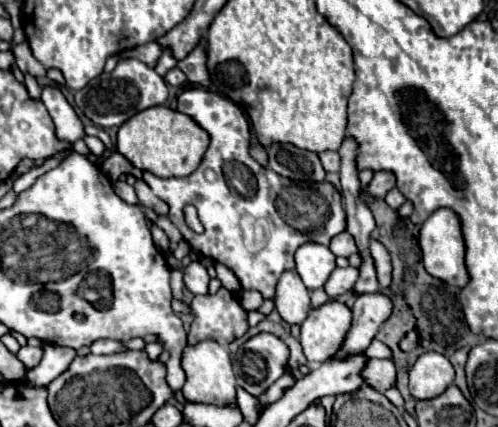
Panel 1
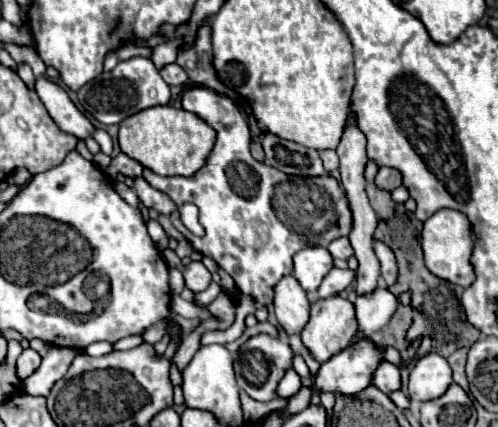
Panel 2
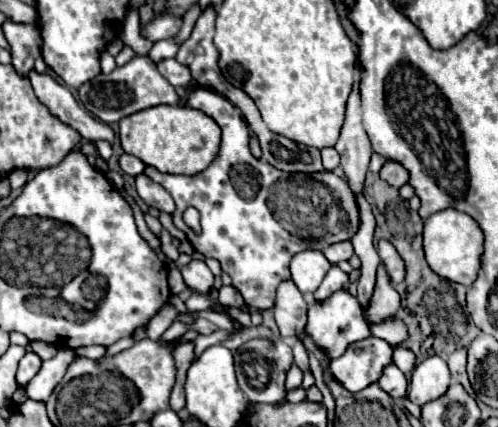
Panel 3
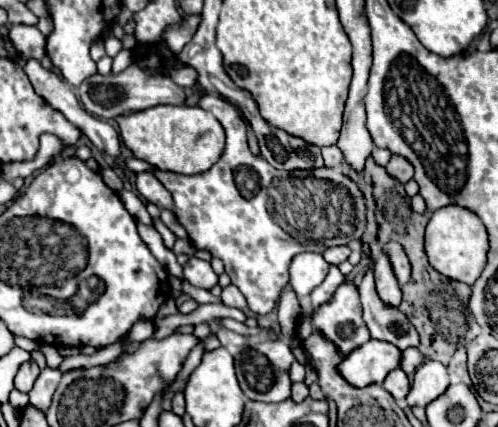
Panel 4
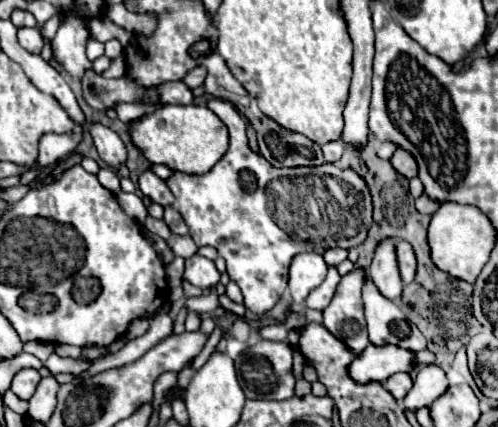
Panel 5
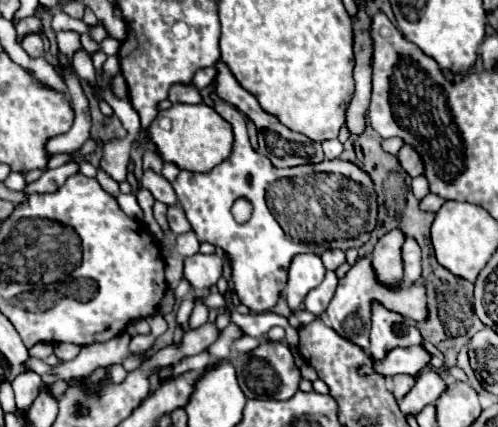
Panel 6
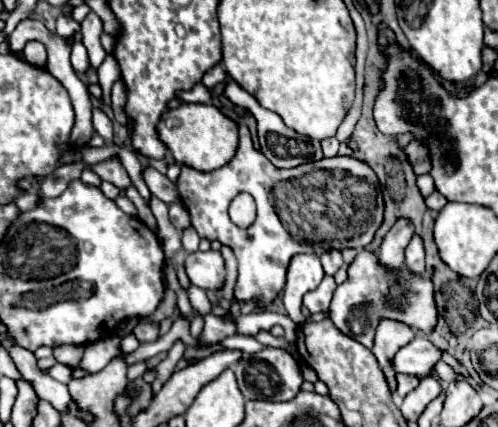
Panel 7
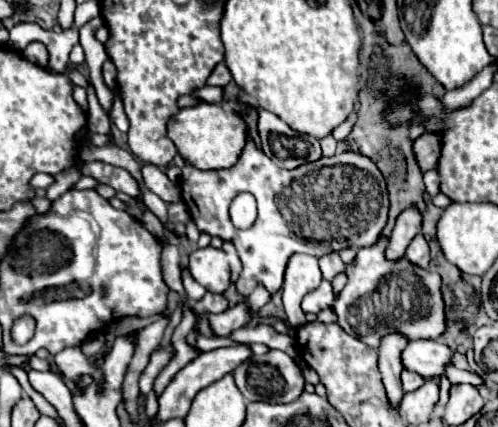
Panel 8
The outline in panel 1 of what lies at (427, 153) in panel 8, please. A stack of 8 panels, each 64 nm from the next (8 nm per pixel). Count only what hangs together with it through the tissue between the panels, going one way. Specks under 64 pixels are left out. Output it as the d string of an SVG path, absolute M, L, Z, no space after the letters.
M380 170L374 174L372 182L368 184L368 192L372 196L386 196L392 188L396 186L396 176L392 172L386 172L386 170Z

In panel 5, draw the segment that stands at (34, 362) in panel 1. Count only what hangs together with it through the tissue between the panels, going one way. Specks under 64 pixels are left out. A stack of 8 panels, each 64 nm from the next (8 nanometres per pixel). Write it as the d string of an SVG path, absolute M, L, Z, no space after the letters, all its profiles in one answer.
M24 368L24 370L20 370L20 372L14 376L10 390L12 390L20 400L30 400L32 394L34 394L34 390L36 390L36 386L38 386L38 382L40 382L40 378L42 378L42 376L38 374L38 370Z

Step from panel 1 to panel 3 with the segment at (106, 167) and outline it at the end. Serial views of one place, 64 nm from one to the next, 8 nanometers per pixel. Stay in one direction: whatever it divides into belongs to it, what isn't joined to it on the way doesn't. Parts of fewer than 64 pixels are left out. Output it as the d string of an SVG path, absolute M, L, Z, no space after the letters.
M122 154L120 166L122 166L122 170L124 170L126 174L130 174L130 176L138 176L138 174L142 174L144 168L146 168L146 164L144 164L142 160L138 160L136 156L132 156L132 154Z

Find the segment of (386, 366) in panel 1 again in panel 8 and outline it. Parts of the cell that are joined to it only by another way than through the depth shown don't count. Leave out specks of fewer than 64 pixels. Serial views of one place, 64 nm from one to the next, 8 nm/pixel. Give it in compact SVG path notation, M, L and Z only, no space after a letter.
M402 370L402 388L404 392L412 392L412 390L418 390L426 380L416 374L416 372L410 372L410 370Z

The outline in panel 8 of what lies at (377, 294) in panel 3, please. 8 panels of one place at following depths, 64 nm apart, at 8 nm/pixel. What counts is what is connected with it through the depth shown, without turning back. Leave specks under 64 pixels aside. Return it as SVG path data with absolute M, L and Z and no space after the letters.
M416 206L406 208L398 216L396 226L394 226L392 234L390 234L386 256L388 258L394 258L394 260L400 258L406 252L408 244L412 242L412 238L420 232L420 228L422 228L422 214L420 214L420 210Z

